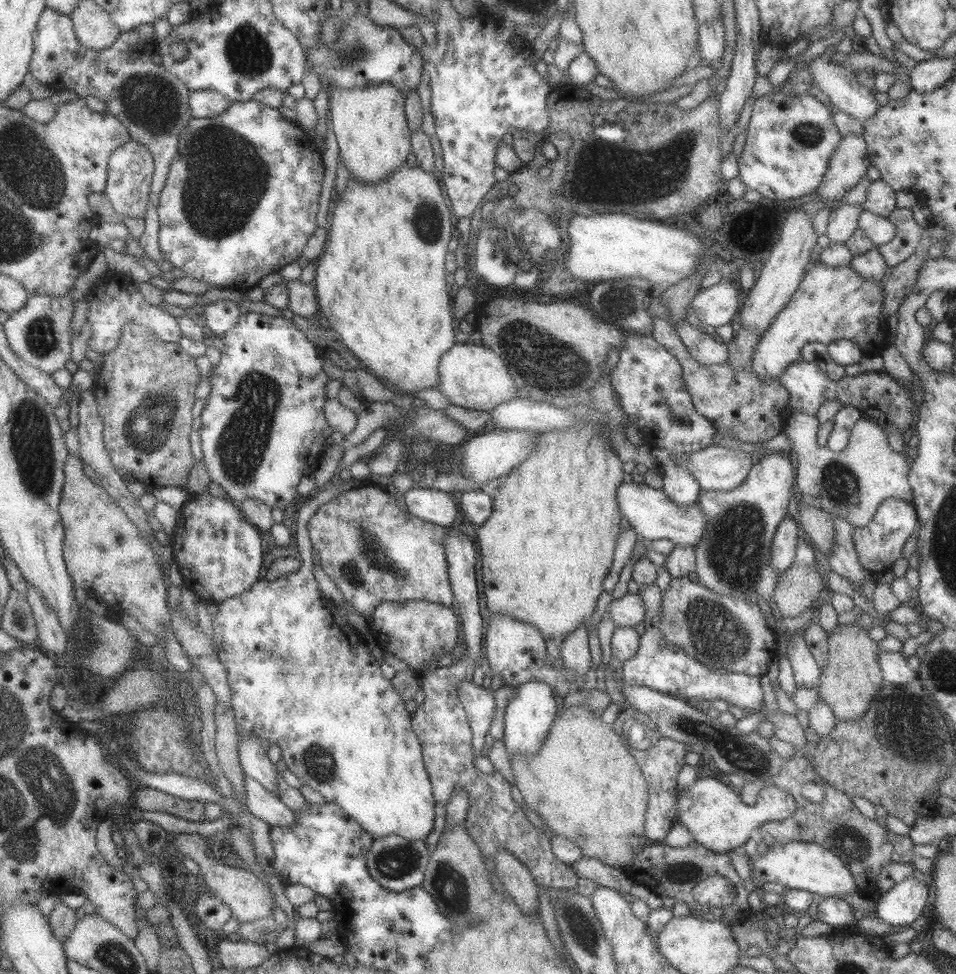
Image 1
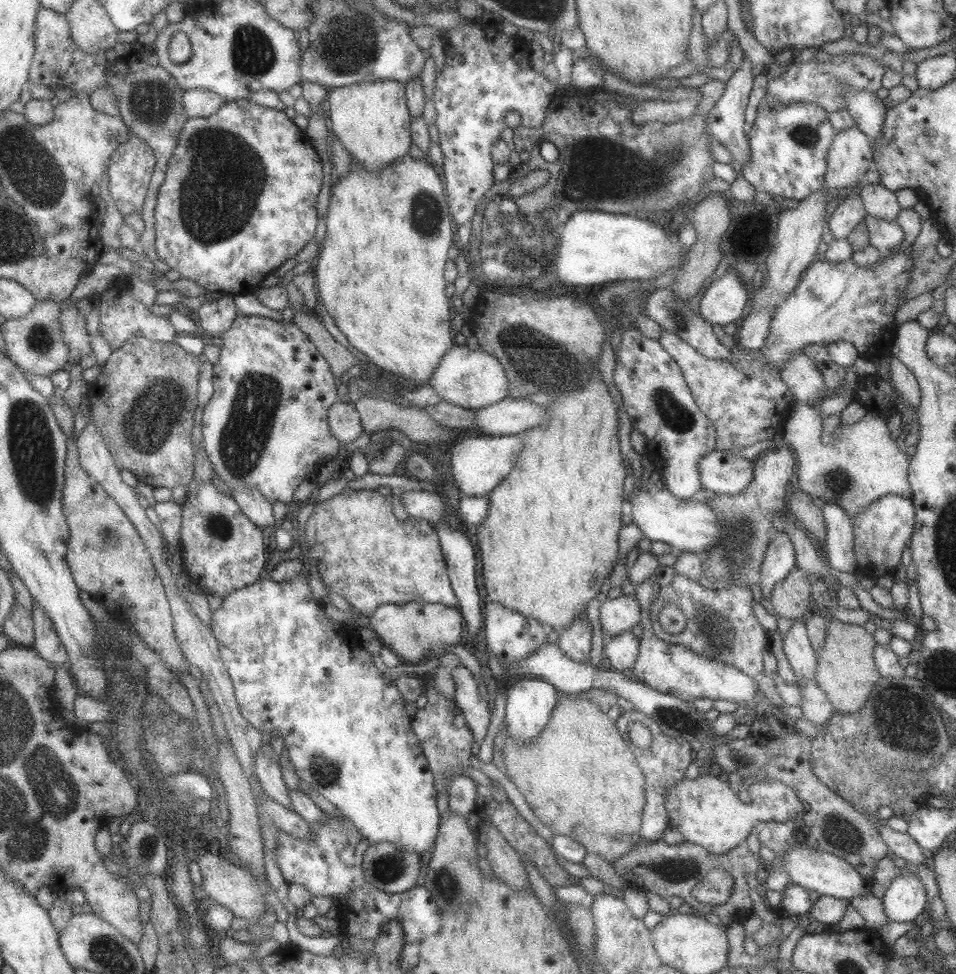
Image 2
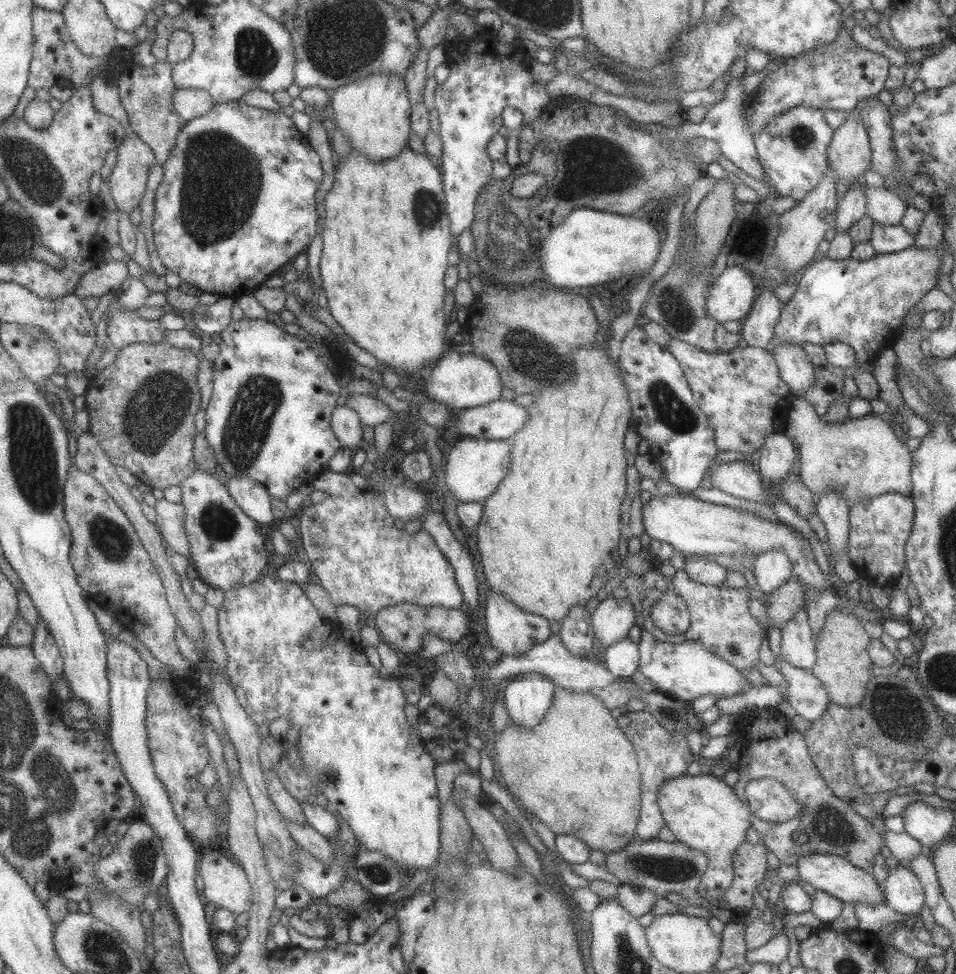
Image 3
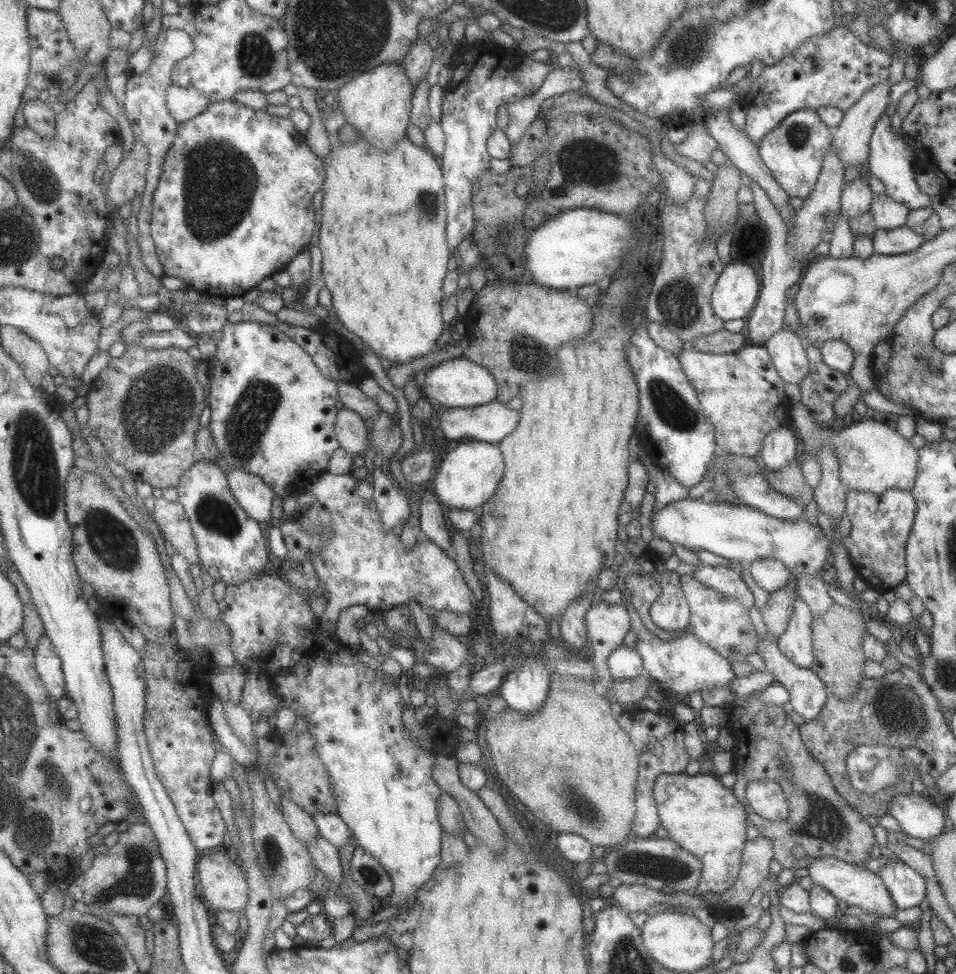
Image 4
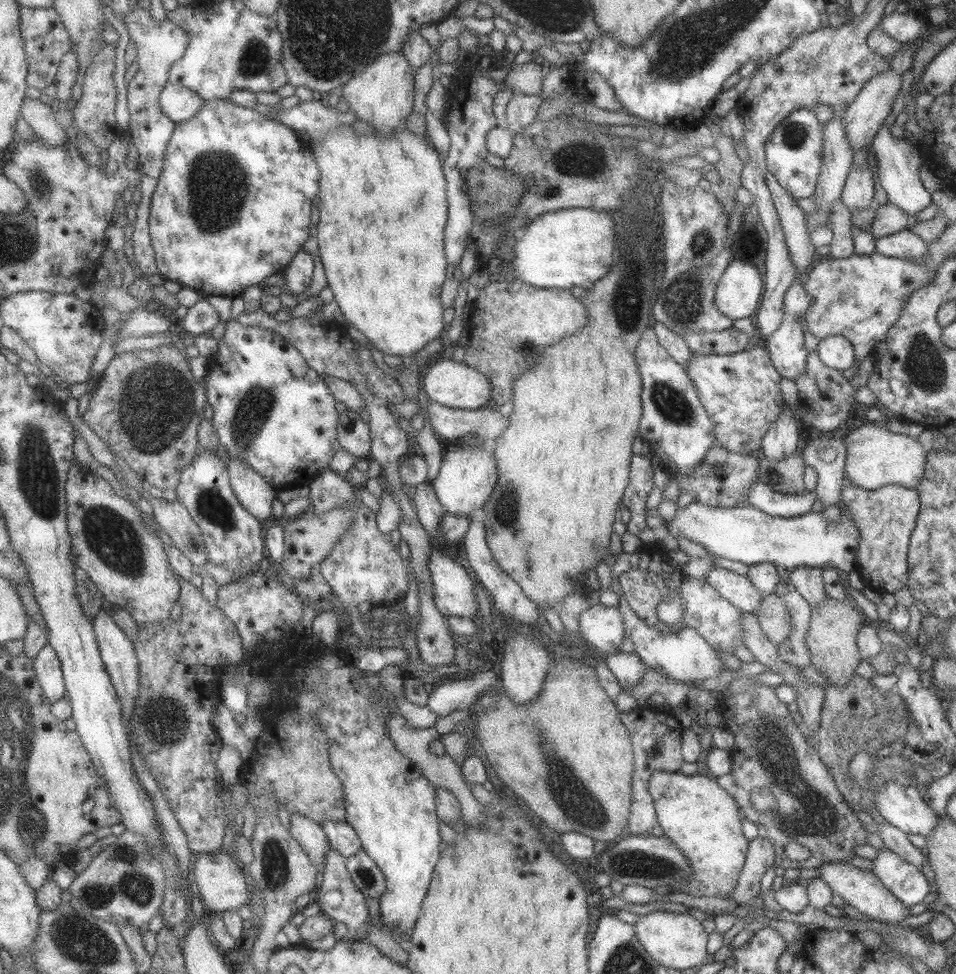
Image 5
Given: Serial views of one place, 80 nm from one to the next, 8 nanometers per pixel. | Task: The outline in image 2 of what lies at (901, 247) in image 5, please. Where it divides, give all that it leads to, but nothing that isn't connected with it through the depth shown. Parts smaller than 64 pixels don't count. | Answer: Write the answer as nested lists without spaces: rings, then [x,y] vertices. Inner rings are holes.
[[[866,215],[863,222],[867,229],[869,245],[877,250],[886,253],[899,246],[899,242],[903,240],[903,230],[894,221]]]

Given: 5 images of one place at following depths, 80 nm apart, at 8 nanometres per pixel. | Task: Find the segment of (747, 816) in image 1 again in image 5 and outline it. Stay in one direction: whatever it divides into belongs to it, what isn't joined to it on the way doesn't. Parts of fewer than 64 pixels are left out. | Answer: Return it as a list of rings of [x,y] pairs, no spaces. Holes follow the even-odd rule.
[[[659,770],[651,773],[647,790],[653,800],[658,825],[663,829],[664,836],[679,848],[684,856],[689,859],[692,866],[690,876],[680,884],[671,885],[669,893],[672,891],[684,892],[694,897],[726,897],[729,895],[735,884],[737,884],[737,875],[741,870],[741,866],[743,866],[748,847],[748,840],[742,833],[743,813],[735,804],[730,791],[720,788],[715,782],[714,776],[699,775],[697,773],[683,775],[678,771]]]

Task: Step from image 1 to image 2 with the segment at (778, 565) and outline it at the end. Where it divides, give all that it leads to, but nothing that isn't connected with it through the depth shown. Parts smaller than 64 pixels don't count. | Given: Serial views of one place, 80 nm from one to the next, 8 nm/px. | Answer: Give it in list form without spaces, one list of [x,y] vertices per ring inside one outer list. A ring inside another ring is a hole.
[[[775,530],[761,563],[760,584],[766,600],[770,598],[773,585],[783,580],[795,566],[794,546],[789,540],[789,535],[785,531]]]

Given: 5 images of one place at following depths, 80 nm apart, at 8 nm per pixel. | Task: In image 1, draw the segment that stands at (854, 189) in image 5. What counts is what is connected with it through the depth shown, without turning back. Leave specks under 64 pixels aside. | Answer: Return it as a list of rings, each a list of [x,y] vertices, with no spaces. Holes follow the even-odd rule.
[[[841,205],[831,211],[827,220],[825,235],[833,243],[845,243],[855,229],[857,229],[857,216],[863,210],[860,205]]]

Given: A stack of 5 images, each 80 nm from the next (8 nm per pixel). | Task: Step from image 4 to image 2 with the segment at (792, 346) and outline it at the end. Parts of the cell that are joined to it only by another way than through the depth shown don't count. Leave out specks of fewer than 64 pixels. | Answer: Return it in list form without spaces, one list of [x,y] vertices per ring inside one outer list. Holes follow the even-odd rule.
[[[802,351],[783,362],[778,373],[791,391],[794,402],[804,402],[813,407],[814,402],[826,392],[821,373]]]

